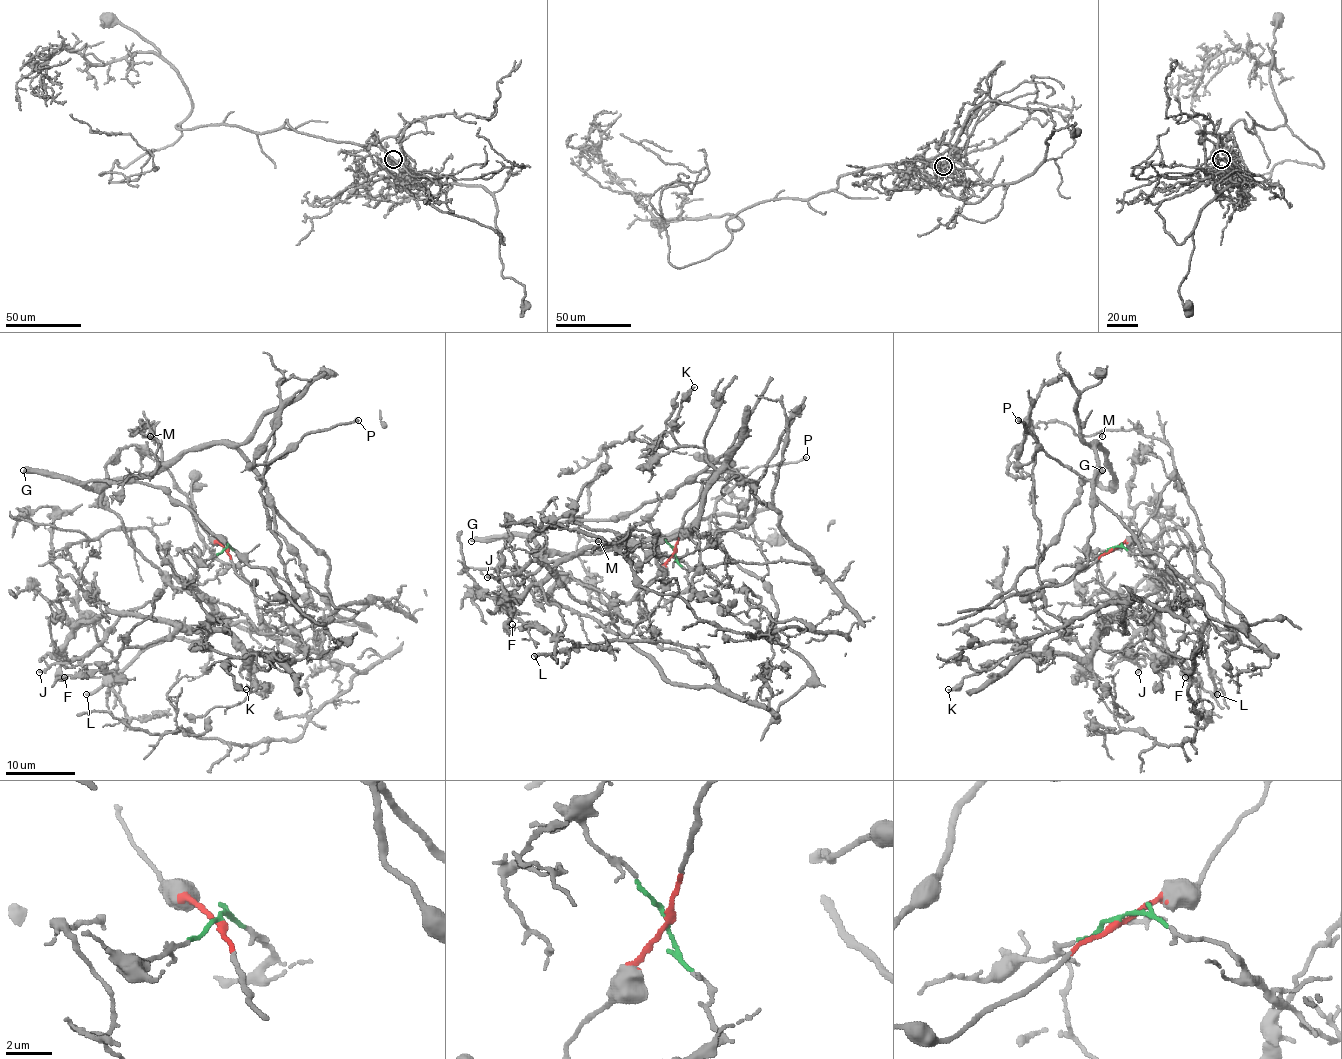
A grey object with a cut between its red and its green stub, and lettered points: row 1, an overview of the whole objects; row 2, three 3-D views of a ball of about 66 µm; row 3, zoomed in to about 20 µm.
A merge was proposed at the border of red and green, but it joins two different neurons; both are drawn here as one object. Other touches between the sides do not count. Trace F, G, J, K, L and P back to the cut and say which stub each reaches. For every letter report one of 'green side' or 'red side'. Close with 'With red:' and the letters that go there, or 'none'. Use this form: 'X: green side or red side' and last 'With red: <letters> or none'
F: green side
G: red side
J: green side
K: green side
L: green side
P: red side
With red: G, P

